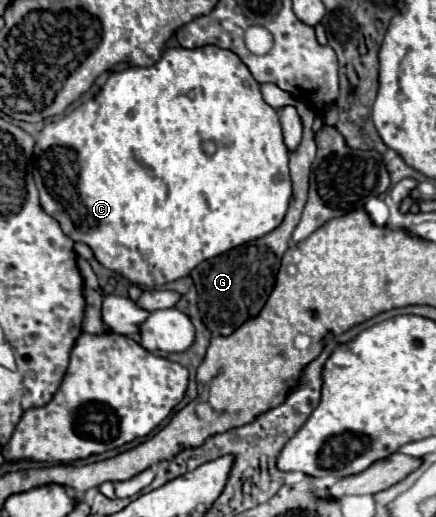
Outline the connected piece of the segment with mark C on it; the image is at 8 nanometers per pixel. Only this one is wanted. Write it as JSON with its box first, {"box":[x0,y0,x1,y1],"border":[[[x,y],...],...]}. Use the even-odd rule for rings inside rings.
{"box":[33,45,293,289],"border":[[[217,45],[195,49],[173,47],[167,49],[161,59],[151,67],[131,67],[121,73],[113,73],[93,99],[85,101],[63,119],[51,121],[43,127],[43,131],[37,135],[33,153],[33,179],[39,189],[41,207],[45,209],[45,213],[59,221],[63,233],[73,241],[89,245],[95,259],[103,267],[123,275],[143,289],[161,287],[165,283],[181,279],[189,275],[199,263],[213,259],[233,247],[239,247],[241,243],[249,243],[253,239],[259,239],[261,235],[267,235],[281,225],[293,195],[289,175],[289,149],[283,141],[279,113],[265,103],[259,91],[259,83],[253,79],[245,63],[241,63],[241,59],[233,51],[221,49]]]}

